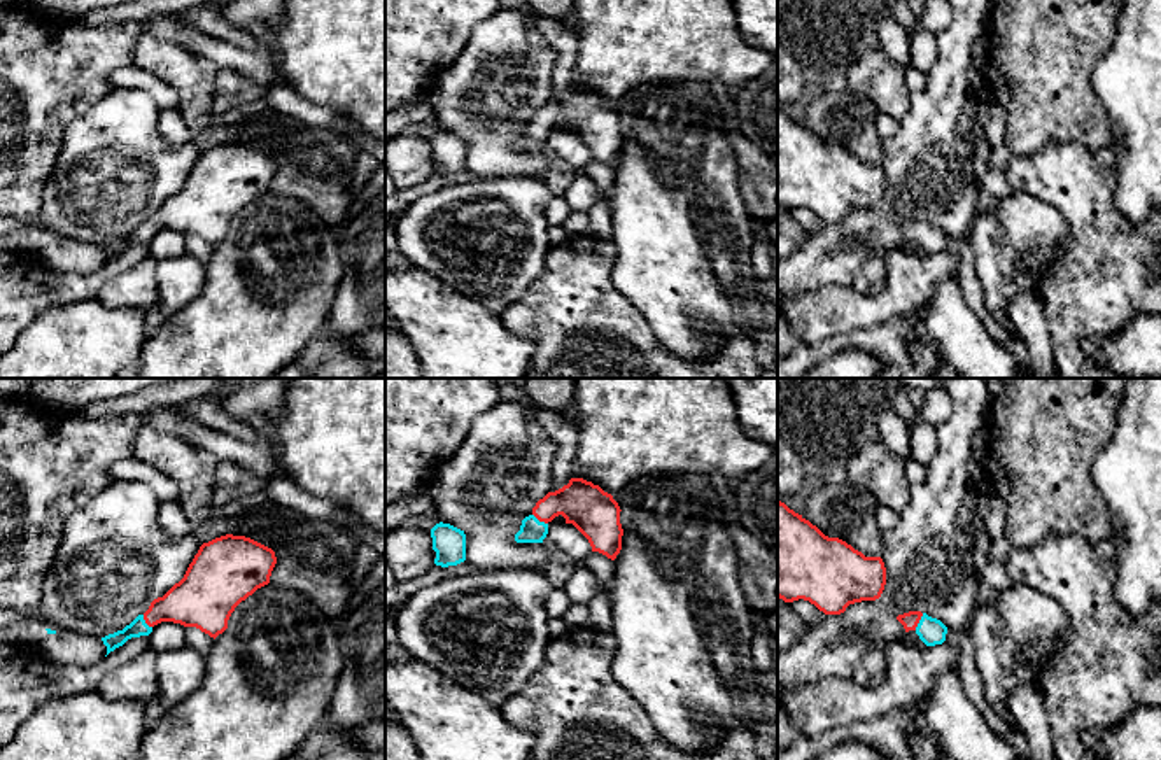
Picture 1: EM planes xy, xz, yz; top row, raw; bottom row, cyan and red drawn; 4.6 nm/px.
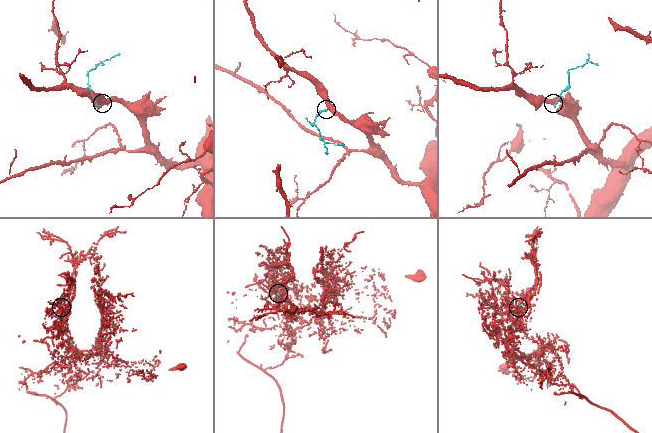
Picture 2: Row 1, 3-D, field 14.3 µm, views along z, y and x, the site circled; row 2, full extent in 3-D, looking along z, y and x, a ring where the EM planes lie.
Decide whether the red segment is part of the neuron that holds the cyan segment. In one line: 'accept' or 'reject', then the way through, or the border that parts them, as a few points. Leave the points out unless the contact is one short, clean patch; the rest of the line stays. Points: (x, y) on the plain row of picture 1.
accept | across yz (930, 239), (920, 230), (909, 228)

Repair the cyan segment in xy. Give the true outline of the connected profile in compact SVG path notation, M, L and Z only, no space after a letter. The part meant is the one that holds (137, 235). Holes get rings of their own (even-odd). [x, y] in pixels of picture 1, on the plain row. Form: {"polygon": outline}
{"polygon": "M226 142L203 151L184 186L123 238L102 245L107 263L161 229L196 235L210 245L228 236L235 215L270 191L275 159L250 145Z"}

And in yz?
{"polygon": "M909 219L898 222L897 228L904 233L905 240L914 238L926 254L942 252L946 249L947 235L921 219Z"}

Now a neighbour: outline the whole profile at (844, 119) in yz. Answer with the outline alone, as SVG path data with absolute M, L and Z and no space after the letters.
M846 89L814 96L802 126L825 144L846 149L865 165L881 165L883 140L876 126L877 116L872 102Z

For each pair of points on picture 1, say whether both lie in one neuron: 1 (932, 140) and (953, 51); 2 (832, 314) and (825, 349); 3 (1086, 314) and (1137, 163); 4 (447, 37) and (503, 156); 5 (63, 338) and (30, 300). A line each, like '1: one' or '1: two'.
1: one
2: two
3: two
4: two
5: two

